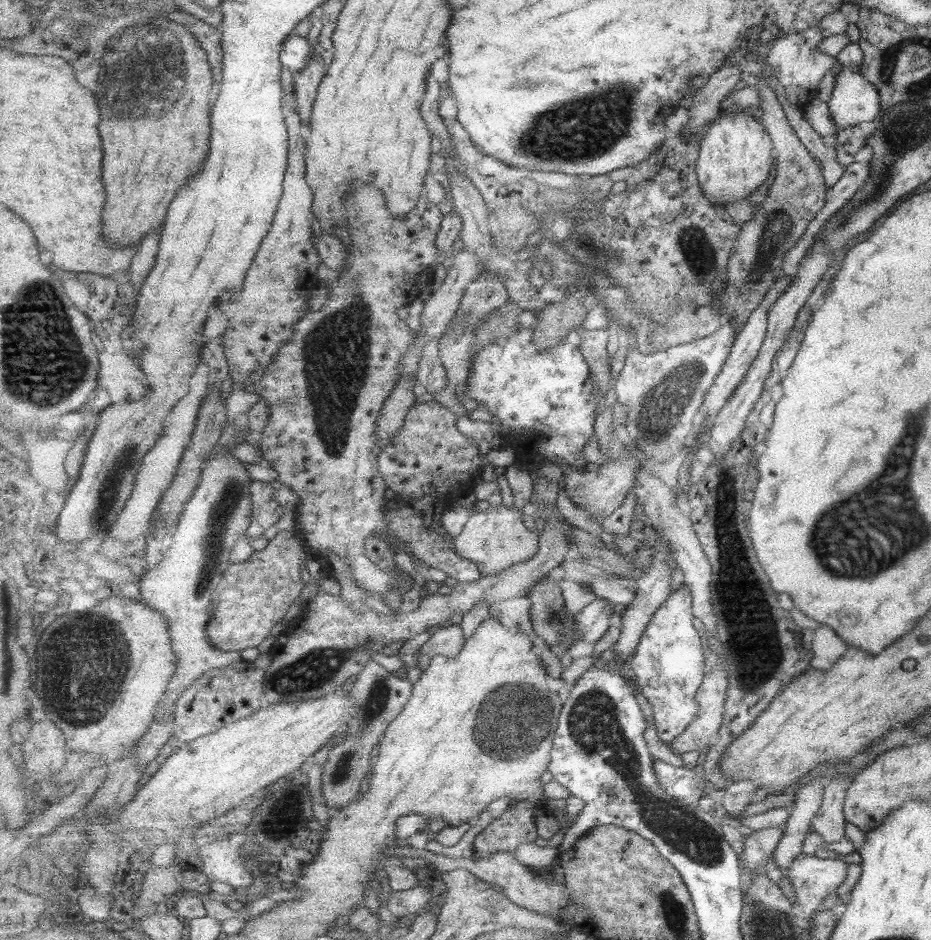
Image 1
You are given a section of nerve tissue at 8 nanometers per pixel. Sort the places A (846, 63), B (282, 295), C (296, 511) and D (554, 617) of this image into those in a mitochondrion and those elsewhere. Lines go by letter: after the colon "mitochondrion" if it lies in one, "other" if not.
A: other
B: other
C: other
D: mitochondrion

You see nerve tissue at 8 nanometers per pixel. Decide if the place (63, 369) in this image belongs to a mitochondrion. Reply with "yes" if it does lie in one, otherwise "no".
yes

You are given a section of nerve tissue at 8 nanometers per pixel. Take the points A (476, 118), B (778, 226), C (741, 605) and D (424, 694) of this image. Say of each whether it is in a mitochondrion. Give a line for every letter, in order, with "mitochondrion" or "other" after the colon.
A: other
B: mitochondrion
C: mitochondrion
D: other

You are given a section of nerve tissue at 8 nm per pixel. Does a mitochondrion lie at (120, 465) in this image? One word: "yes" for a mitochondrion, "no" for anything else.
yes

